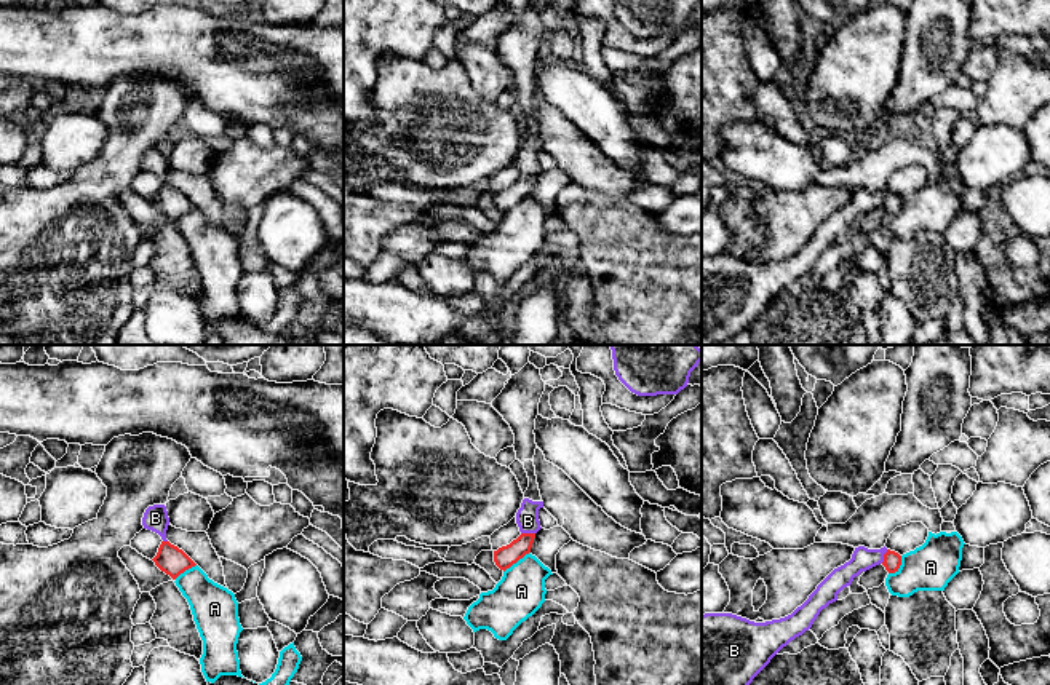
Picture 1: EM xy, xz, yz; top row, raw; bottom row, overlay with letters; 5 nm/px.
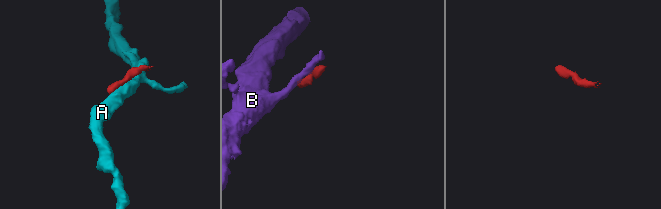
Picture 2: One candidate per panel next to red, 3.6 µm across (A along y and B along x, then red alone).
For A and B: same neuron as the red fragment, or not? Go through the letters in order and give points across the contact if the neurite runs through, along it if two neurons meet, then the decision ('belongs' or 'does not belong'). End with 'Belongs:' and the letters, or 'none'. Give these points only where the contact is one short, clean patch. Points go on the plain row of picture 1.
A: does not belong
B: border along xz (521, 174), (534, 176); does not belong
Belongs: none

